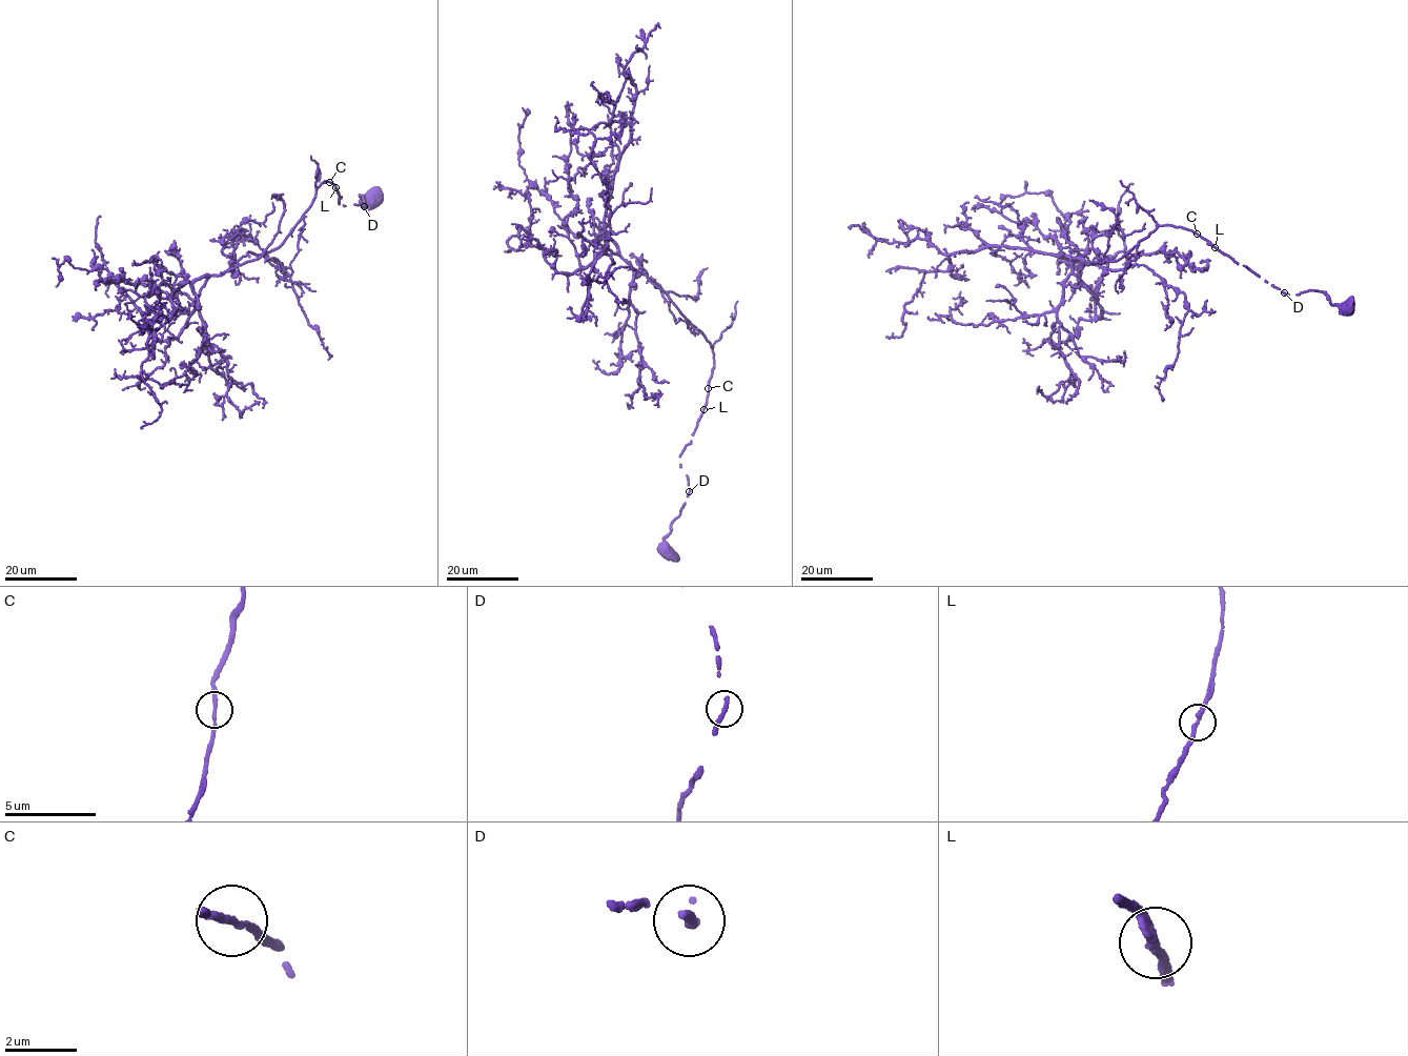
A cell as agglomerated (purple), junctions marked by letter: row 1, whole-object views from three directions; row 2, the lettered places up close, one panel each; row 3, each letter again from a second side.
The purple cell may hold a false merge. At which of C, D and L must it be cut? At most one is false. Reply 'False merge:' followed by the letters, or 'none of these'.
False merge: none of these

